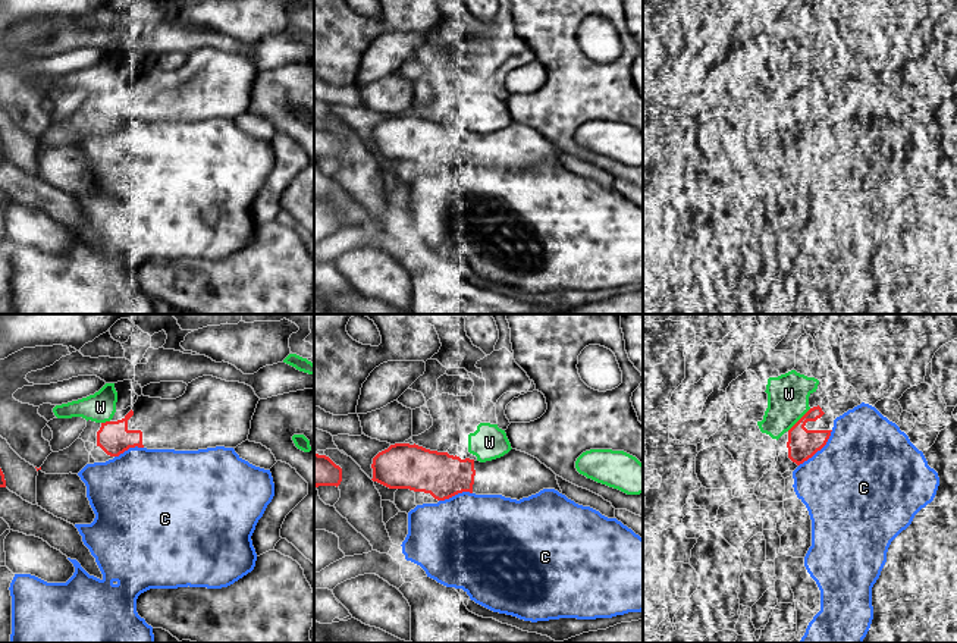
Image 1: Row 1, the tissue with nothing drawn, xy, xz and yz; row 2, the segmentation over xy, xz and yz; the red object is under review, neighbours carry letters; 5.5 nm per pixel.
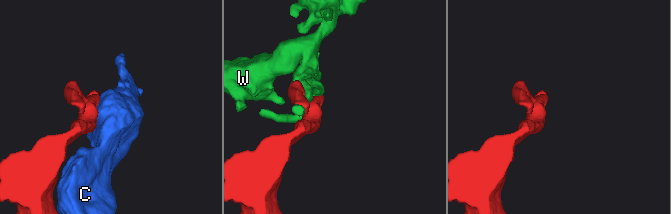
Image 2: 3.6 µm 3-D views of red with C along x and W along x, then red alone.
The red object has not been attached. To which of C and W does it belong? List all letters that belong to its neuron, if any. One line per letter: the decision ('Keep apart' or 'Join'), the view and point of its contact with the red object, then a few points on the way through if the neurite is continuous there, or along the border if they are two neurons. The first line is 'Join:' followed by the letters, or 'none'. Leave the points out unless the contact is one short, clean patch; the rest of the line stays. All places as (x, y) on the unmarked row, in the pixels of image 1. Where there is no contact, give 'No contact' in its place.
Join: none
C: Keep apart. Touches red at yz (818, 121)
W: Keep apart. Touches red at yz (800, 90)

